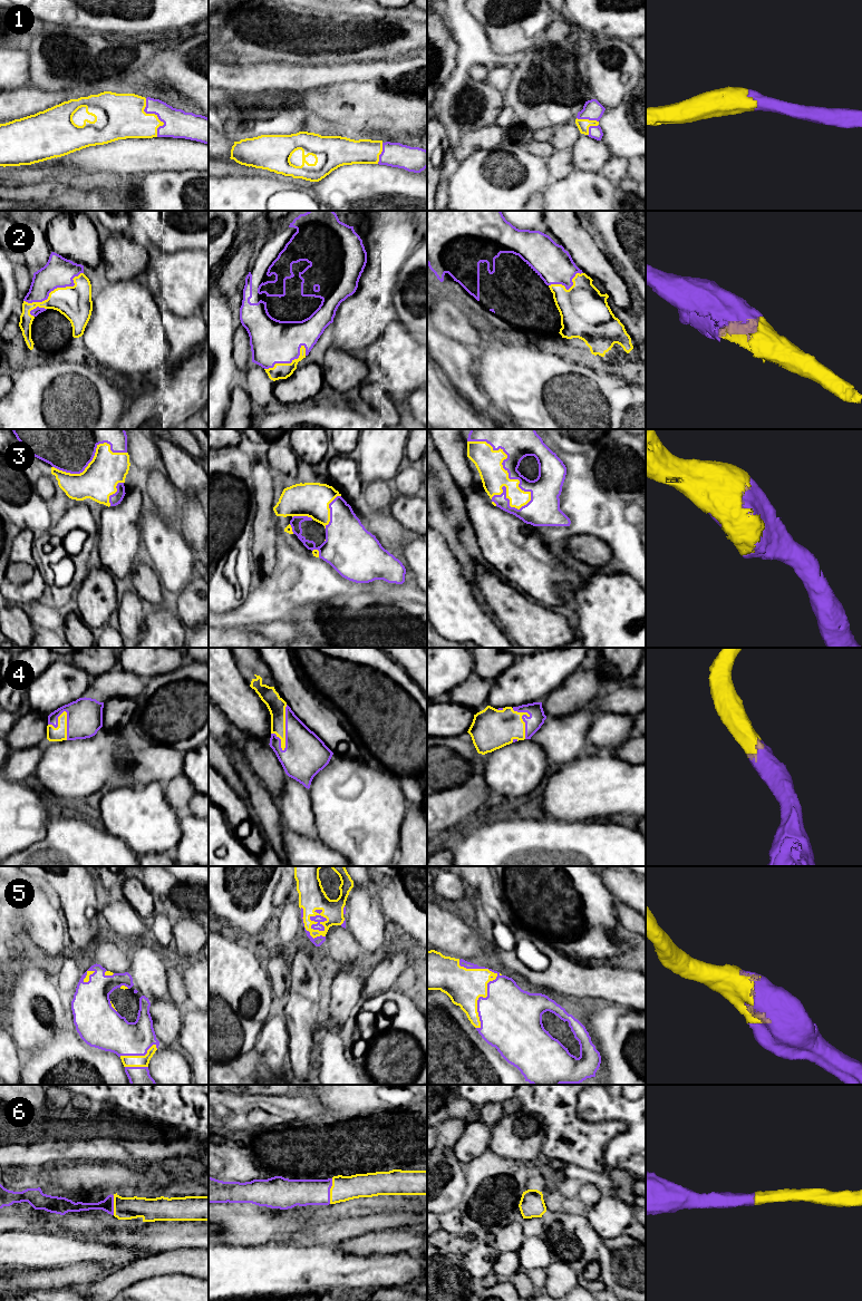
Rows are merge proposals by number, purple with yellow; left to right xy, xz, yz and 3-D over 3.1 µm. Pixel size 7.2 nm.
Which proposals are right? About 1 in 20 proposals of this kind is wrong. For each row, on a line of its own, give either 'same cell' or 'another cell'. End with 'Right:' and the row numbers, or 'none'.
1: same cell
2: same cell
3: same cell
4: same cell
5: same cell
6: same cell
Right: 1, 2, 3, 4, 5, 6

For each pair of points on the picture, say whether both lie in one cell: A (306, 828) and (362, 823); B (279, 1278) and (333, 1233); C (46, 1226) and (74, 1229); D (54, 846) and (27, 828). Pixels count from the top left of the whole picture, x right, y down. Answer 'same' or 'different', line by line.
A: different
B: different
C: same
D: different

